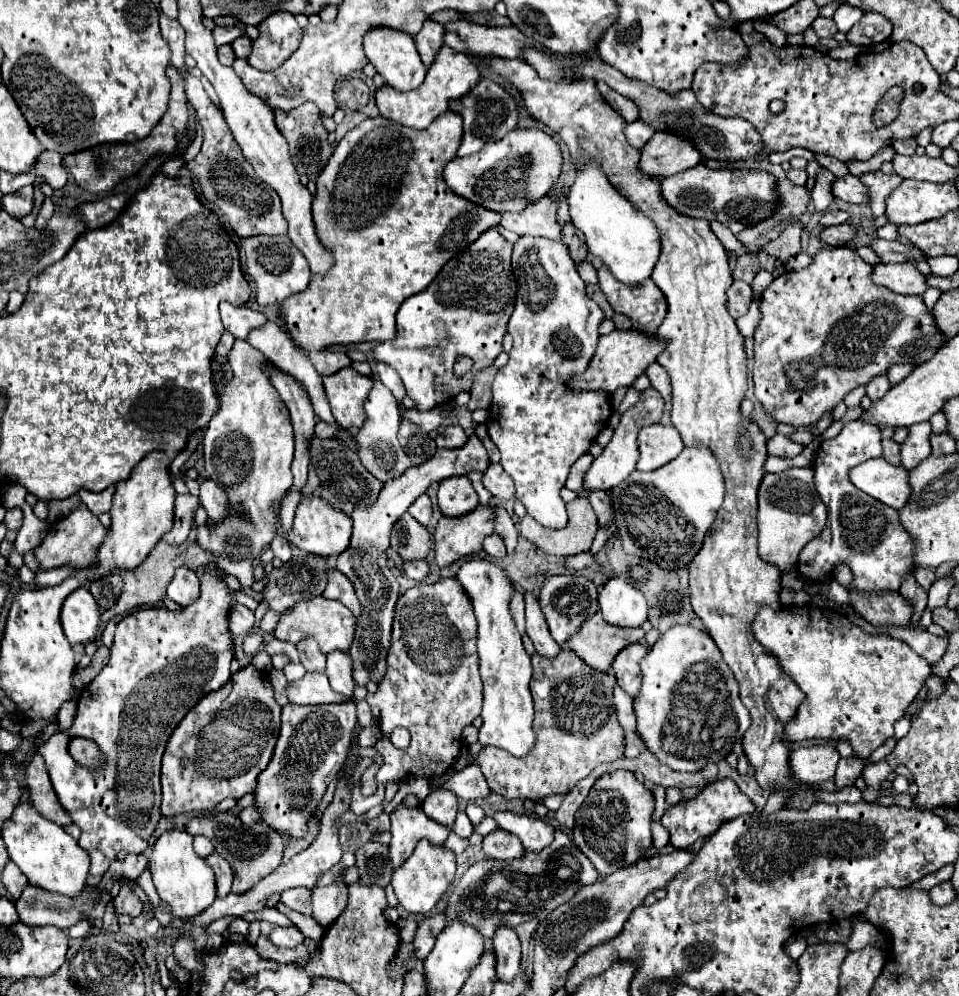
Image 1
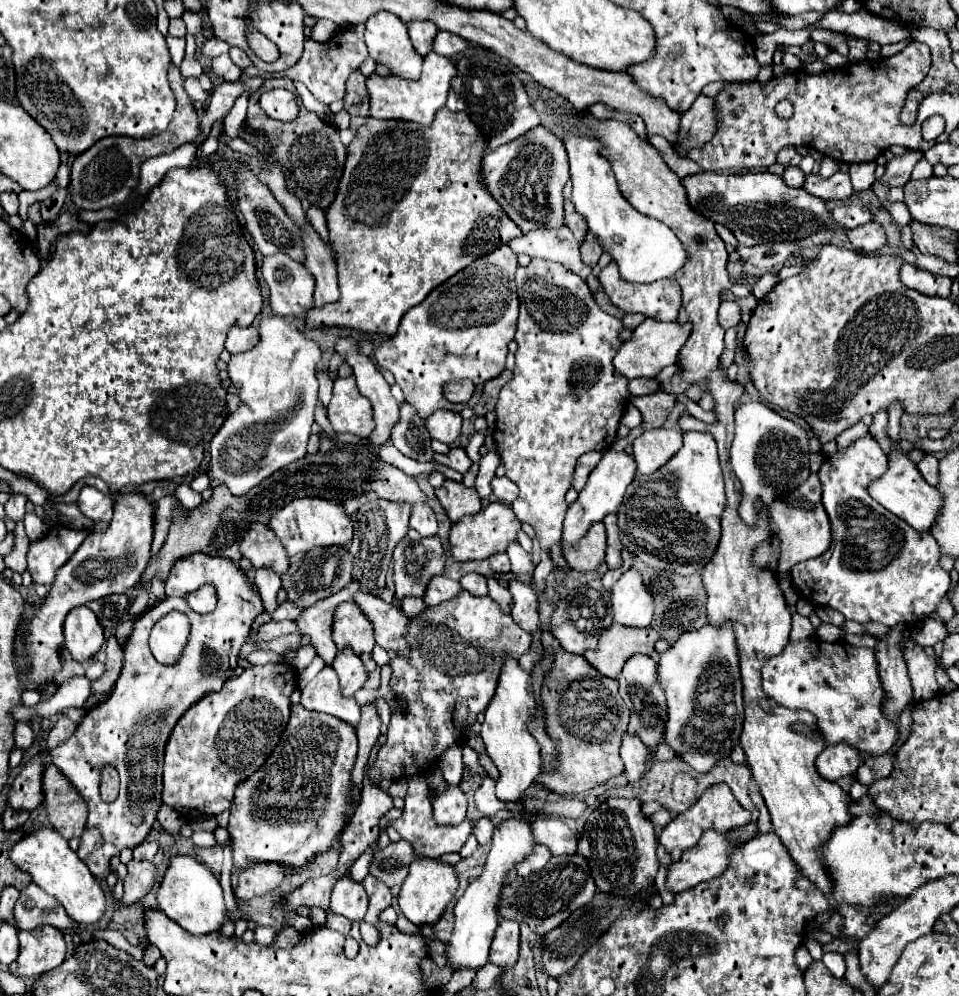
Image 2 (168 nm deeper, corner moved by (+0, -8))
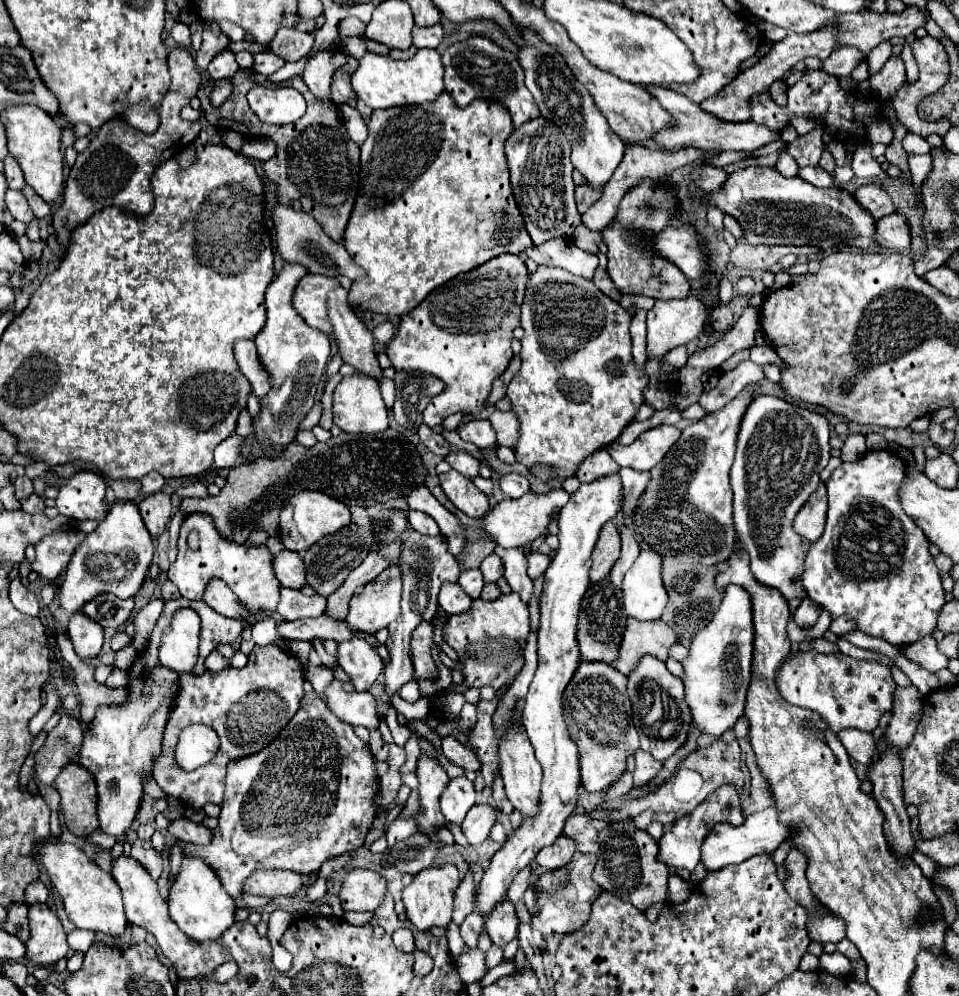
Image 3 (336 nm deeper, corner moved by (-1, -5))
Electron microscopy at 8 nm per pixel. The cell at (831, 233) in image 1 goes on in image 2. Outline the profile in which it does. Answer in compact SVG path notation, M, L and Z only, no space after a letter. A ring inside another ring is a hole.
M870 221L866 225L860 225L860 227L852 229L848 233L848 239L854 245L854 249L858 249L862 253L880 251L888 243L886 233L884 233L884 227L880 223L876 223L876 221Z

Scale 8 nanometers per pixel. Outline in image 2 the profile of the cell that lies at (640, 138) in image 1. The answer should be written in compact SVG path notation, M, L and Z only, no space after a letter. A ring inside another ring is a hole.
M654 135L654 137L648 137L648 141L660 151L660 155L662 155L664 161L668 163L668 167L678 175L678 179L684 179L684 177L688 177L688 175L696 175L696 173L702 171L700 165L696 165L696 163L690 161L688 157L680 157L680 155L674 151L674 147L672 147L664 137Z

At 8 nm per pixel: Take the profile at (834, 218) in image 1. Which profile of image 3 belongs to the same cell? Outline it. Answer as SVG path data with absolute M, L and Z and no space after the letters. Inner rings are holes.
M877 182L857 188L857 190L853 192L853 198L855 198L855 202L857 202L863 210L867 210L875 220L895 212L895 206L893 206L889 194L887 194L885 188L883 188L881 184L877 184Z

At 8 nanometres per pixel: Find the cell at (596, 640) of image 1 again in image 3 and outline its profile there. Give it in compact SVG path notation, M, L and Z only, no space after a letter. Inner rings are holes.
M629 620L621 646L619 646L619 656L609 662L615 670L621 674L629 674L633 670L633 662L641 658L643 654L651 654L657 660L665 660L671 644L677 642L675 632L663 622L663 620L651 620L651 622L641 622L641 620Z

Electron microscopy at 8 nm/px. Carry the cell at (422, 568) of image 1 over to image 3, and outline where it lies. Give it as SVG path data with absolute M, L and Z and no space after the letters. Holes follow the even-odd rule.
M443 582L439 592L439 606L447 614L461 614L463 610L469 610L471 598L461 590L457 582Z

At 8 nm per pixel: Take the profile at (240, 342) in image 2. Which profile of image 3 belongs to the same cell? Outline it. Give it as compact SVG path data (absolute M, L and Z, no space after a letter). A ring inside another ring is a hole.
M237 340L233 344L235 360L245 374L245 378L251 382L251 388L257 398L265 394L265 374L261 374L261 366L257 366L257 350L253 340Z

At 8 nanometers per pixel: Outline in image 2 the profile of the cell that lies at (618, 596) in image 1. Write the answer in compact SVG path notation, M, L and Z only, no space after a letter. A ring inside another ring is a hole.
M630 567L612 587L614 621L628 627L648 627L654 613L654 597L642 583L640 571Z

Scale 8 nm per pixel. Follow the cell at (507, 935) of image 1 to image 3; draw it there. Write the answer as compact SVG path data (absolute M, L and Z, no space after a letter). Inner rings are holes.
M505 900L503 906L497 906L497 910L493 910L493 918L485 922L485 930L491 942L499 948L505 948L511 940L517 938L517 926L519 926L519 918L509 900Z

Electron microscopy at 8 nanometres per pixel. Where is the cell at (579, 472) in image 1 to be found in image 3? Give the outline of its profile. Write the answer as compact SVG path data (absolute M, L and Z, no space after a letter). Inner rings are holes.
M597 450L591 456L585 458L585 462L581 462L579 470L577 470L577 478L581 482L591 482L595 478L601 478L609 472L617 472L619 466L613 462L613 458L609 458L609 454L605 450Z

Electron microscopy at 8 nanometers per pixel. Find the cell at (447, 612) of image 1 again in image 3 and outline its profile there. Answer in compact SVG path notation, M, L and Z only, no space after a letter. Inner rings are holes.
M517 594L499 596L497 600L475 598L471 608L461 614L447 616L443 628L443 640L453 646L457 662L463 674L463 686L467 688L501 688L509 678L523 668L523 650L529 634L529 612L527 604Z

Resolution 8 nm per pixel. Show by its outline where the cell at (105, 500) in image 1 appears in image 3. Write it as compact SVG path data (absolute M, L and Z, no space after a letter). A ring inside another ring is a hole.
M79 472L59 486L57 510L75 520L97 520L107 516L105 482L93 472Z

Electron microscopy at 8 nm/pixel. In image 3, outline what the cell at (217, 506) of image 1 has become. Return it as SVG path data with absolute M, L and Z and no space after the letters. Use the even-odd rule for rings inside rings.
M281 550L279 554L273 554L273 570L281 586L301 588L305 584L305 568L295 552Z

